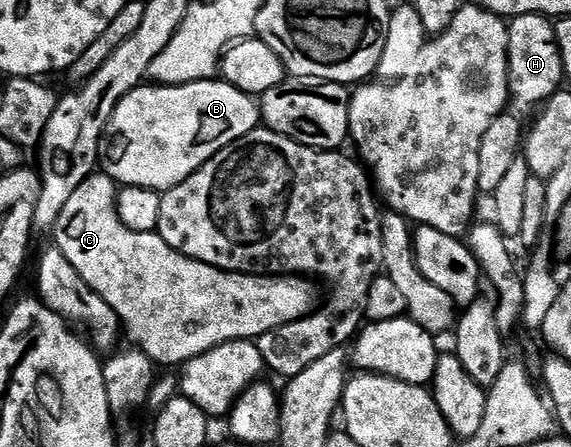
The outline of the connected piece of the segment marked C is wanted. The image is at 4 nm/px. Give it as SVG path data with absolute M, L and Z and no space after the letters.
M104 174L86 178L83 186L71 194L71 199L51 229L57 235L55 247L75 266L79 276L91 290L109 305L120 320L124 335L129 335L134 345L152 358L154 365L166 364L173 370L184 366L191 358L207 354L221 344L236 340L256 341L258 337L287 323L308 316L318 307L319 297L308 279L300 275L245 275L224 272L210 264L187 258L177 252L156 232L136 232L119 218L117 209L118 185Z

